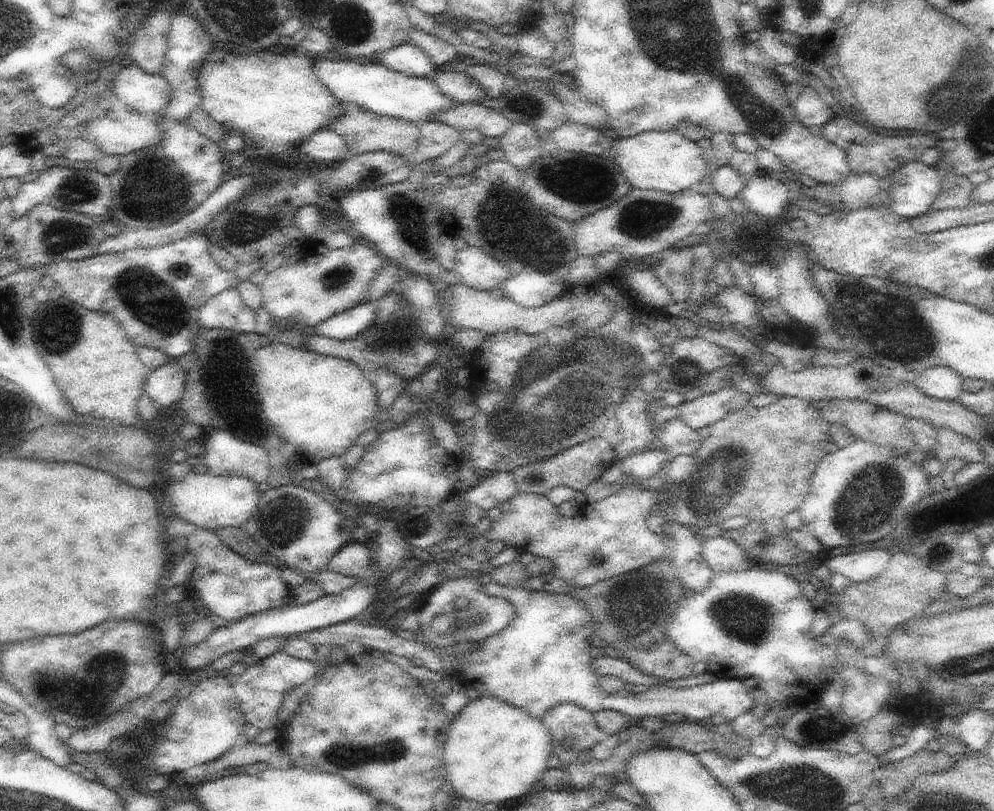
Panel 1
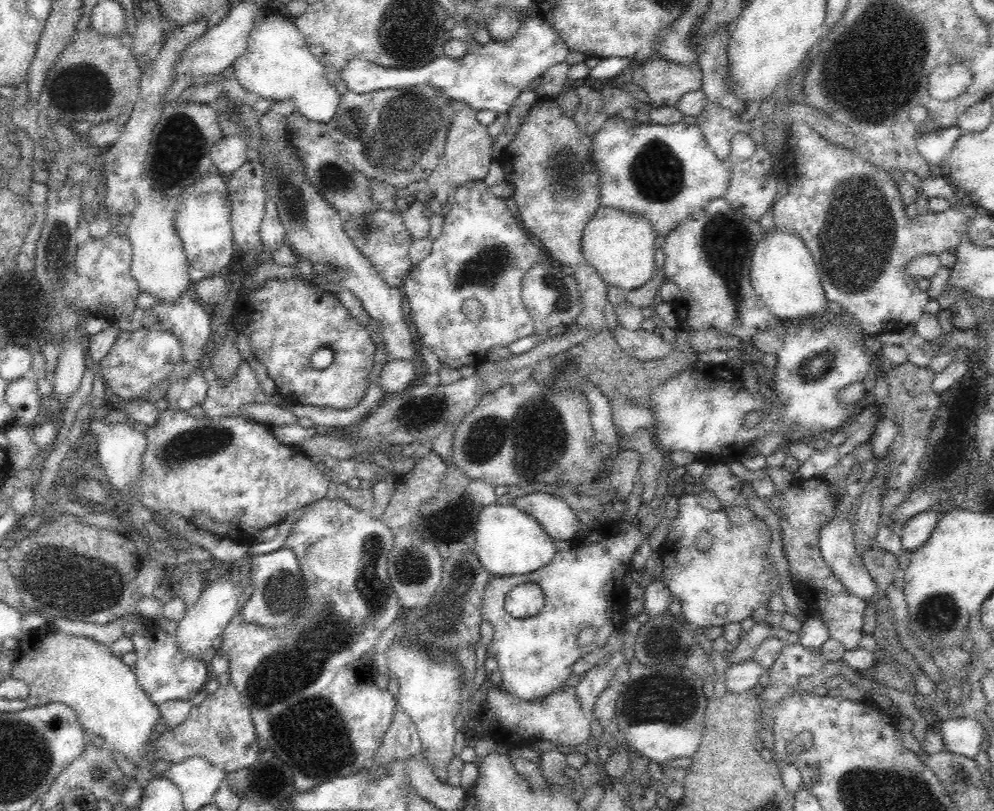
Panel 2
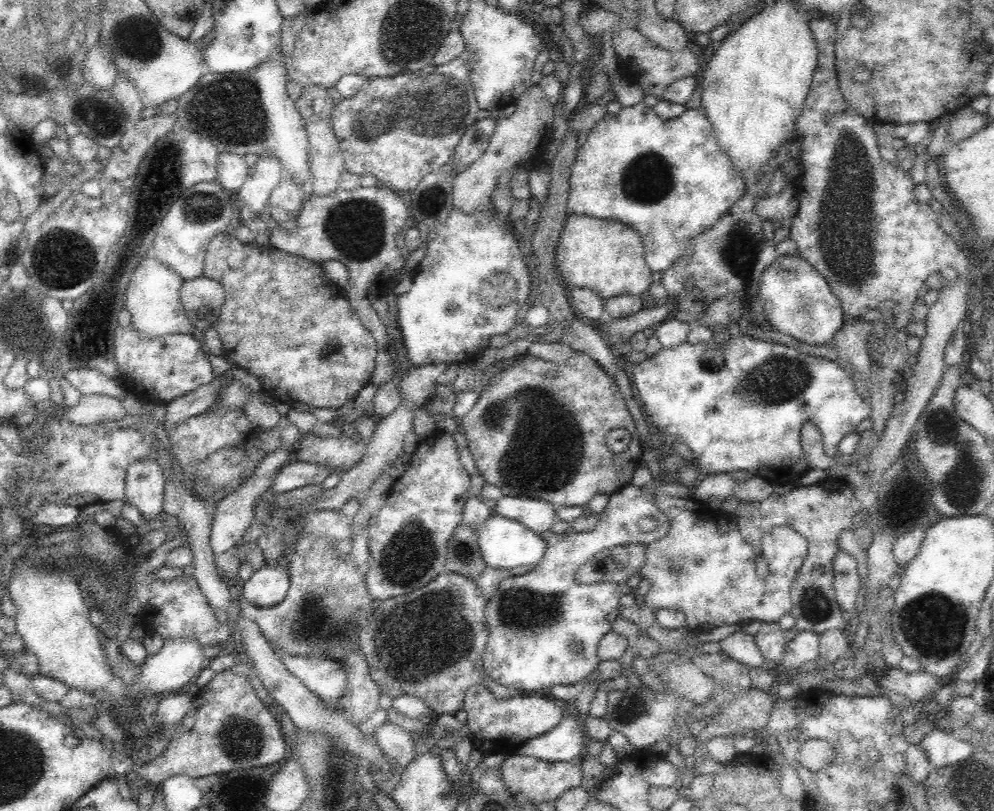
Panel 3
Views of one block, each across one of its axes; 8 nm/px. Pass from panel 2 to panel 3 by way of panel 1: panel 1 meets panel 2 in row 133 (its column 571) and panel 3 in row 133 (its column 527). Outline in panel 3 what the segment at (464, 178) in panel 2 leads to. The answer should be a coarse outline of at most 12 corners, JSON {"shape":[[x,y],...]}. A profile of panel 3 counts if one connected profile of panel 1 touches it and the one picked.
{"shape":[[496,116],[468,126],[452,159],[461,170],[484,154]]}

